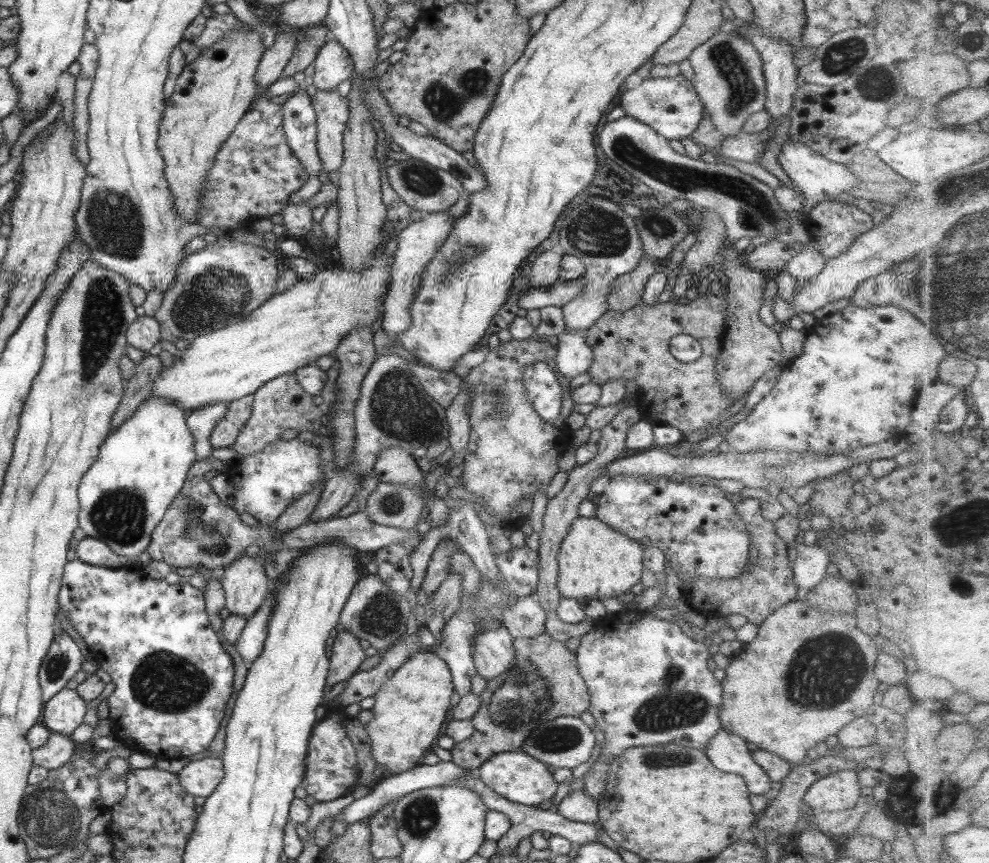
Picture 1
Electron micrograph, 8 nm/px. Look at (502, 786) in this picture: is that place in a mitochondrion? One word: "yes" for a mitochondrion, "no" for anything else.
no

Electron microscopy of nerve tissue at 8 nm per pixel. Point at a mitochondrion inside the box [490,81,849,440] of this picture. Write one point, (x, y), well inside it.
(754, 205)

